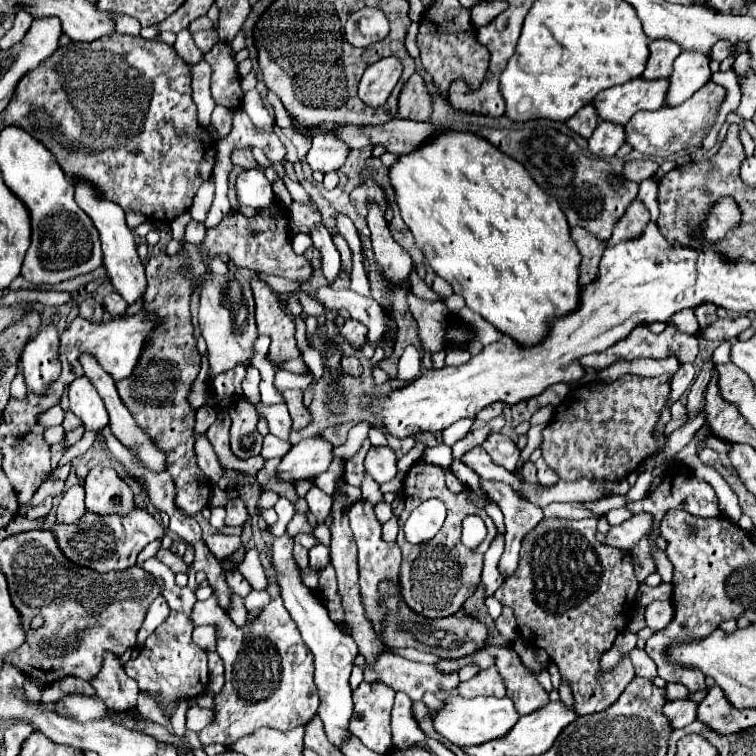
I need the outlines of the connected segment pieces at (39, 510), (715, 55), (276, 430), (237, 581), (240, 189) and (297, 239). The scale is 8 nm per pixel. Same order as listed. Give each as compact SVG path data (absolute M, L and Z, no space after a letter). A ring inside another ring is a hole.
M48 497L43 502L43 504L36 507L31 507L27 511L26 517L28 517L28 519L37 519L40 517L44 517L45 515L49 513L51 508L52 508L52 497Z
M726 39L716 41L716 43L712 45L712 49L710 49L710 59L722 61L722 59L726 59L726 57L730 55L730 51L732 51L732 43L730 43L730 41L726 41Z
M258 405L256 409L258 409L258 415L264 415L266 417L270 431L276 437L288 441L288 437L292 433L292 419L290 419L290 413L288 413L286 405L272 405L272 407Z
M238 569L225 572L225 579L228 587L230 587L234 593L242 595L242 597L246 597L246 595L252 591L252 585L246 581L246 577L244 577L244 575L242 575Z
M248 169L242 171L236 179L236 199L240 205L264 209L272 205L274 191L270 181L264 177L264 169Z
M296 233L294 237L292 237L292 247L294 247L294 251L296 253L304 253L306 249L310 249L314 243L312 243L312 237L308 235L308 233Z

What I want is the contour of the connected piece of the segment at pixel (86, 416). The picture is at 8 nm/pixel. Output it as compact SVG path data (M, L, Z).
M78 377L70 383L70 409L86 425L86 429L104 429L108 425L108 411L88 377Z

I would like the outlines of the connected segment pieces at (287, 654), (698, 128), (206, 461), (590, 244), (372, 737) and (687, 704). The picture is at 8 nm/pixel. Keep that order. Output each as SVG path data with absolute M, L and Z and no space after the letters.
M212 593L210 599L194 605L192 621L196 625L216 627L216 653L222 657L226 669L226 685L222 693L214 697L216 719L200 731L204 745L232 745L260 727L288 731L296 725L306 725L316 715L320 697L314 683L314 657L304 645L288 611L286 615L258 615L258 619L244 627L236 627L218 605L216 593Z
M708 81L682 105L676 105L676 107L664 105L656 111L640 111L626 125L626 141L632 143L634 149L638 149L640 153L650 155L650 157L666 159L680 151L692 151L702 145L706 131L714 125L724 97L726 97L726 89L714 81Z
M196 435L196 445L194 445L194 451L196 451L196 457L198 457L198 465L200 469L204 471L206 477L210 477L210 481L218 481L218 459L216 459L216 453L208 441L206 435Z
M572 229L572 241L574 241L574 245L578 247L578 251L582 255L582 263L580 263L578 271L580 271L580 279L582 279L582 285L584 285L592 277L596 277L598 261L602 257L606 245L602 241L598 241L586 229Z
M362 683L354 689L350 731L376 753L388 753L388 749L392 749L390 711L394 693L396 691L384 683Z
M684 699L684 701L668 701L664 705L664 715L670 719L670 725L674 729L686 727L696 719L698 713L698 703Z

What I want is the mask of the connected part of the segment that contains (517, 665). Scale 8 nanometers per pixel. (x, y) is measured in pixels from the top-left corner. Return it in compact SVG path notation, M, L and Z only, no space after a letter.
M484 647L484 649L480 649L478 653L468 655L468 657L462 657L462 659L440 661L440 663L436 663L436 667L442 669L442 671L458 671L462 665L468 665L468 663L476 663L476 665L480 665L480 669L488 669L488 667L494 665L494 667L498 669L498 673L502 675L502 679L504 679L508 697L512 697L516 709L520 709L520 715L528 715L528 713L536 711L540 705L546 705L546 703L548 703L548 693L546 693L546 689L538 683L538 679L536 679L538 675L536 675L532 669L528 669L528 667L522 663L520 655L518 655L516 651L512 651L512 649L504 649L504 647Z

